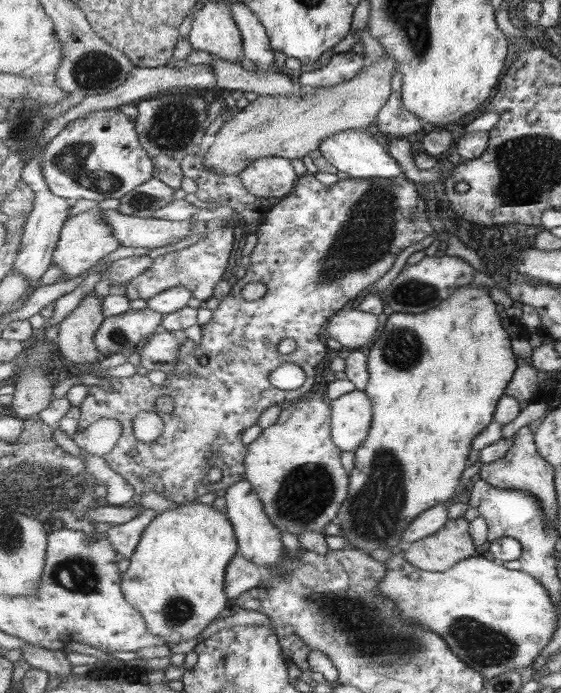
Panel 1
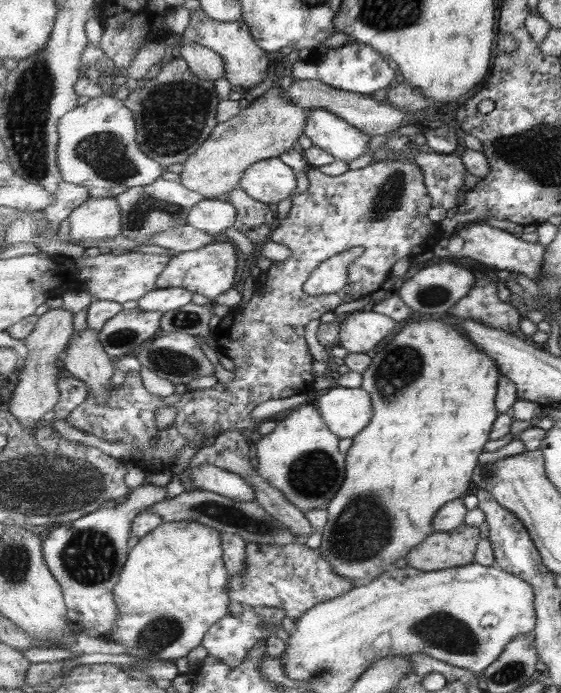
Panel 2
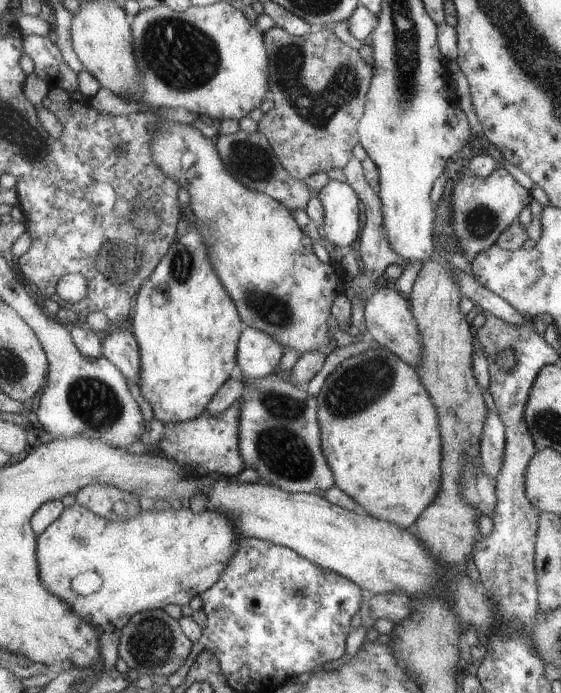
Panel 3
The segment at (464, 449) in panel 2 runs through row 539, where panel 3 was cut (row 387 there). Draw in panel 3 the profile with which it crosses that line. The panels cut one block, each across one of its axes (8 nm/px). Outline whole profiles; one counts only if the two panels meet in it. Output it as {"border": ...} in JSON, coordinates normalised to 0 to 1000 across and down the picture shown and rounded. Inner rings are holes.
{"border":[[[661,499],[595,531],[563,571],[569,577],[572,644],[597,684],[599,701],[619,710],[651,739],[679,750],[734,765],[761,730],[768,730],[790,693],[790,631],[781,589],[747,545],[738,527],[725,525],[695,502]]]}

